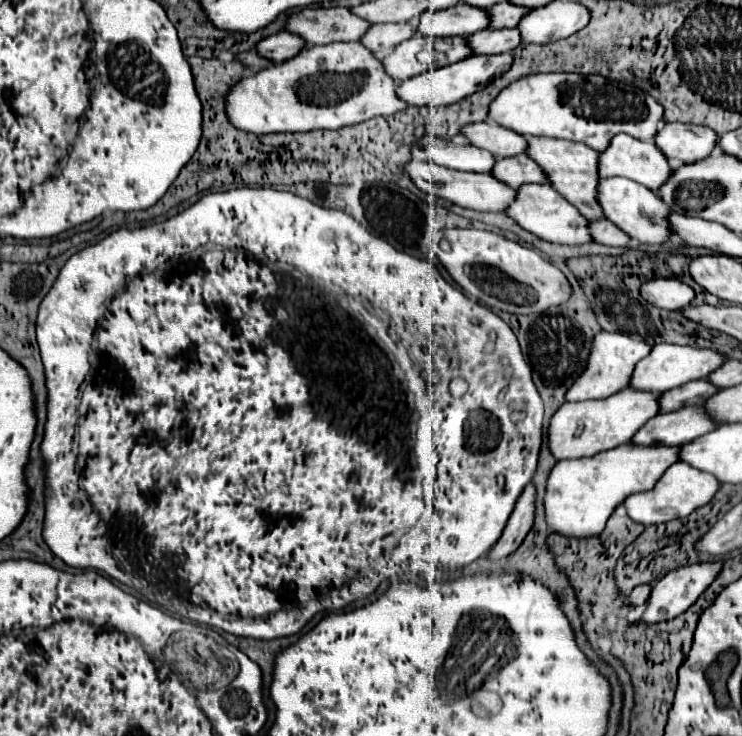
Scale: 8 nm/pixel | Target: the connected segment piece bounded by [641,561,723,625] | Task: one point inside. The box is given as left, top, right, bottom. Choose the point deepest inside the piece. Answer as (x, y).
(674, 594)

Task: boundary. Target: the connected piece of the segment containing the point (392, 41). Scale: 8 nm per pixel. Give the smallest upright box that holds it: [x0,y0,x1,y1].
[359,23,415,59]

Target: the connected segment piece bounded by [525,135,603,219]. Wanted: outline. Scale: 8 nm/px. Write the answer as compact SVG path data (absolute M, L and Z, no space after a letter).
M525 137L527 139L527 157L531 157L547 175L551 187L559 191L571 205L577 207L577 211L587 217L603 217L603 211L599 209L599 203L595 201L595 183L599 181L597 173L597 157L599 153L587 147L585 143L567 141L567 139L555 139L555 137Z

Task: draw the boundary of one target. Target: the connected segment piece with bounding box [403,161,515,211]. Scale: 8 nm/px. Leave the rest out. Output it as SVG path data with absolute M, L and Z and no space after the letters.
M407 161L407 163L403 163L403 173L421 191L425 191L433 197L447 199L459 207L467 207L473 211L503 211L515 199L515 191L511 187L503 185L501 181L495 181L495 177L491 177L489 173L455 171L455 169L439 167L435 163L427 163L427 161L425 163L423 161Z

